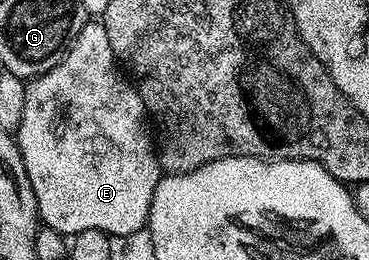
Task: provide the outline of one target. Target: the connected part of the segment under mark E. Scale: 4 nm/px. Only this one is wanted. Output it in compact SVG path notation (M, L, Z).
M87 20L86 25L67 49L64 59L56 63L48 72L38 77L29 78L25 82L24 111L16 130L18 150L24 163L24 171L28 171L28 179L32 183L32 191L36 191L36 203L41 224L48 229L54 229L63 235L73 235L80 231L99 229L109 233L111 237L132 235L136 231L146 229L150 220L152 195L156 193L158 182L162 180L162 164L158 161L155 142L152 140L151 130L148 128L148 114L144 103L140 99L137 88L128 80L117 61L114 60L112 43L108 43L108 31L103 27L101 20Z

